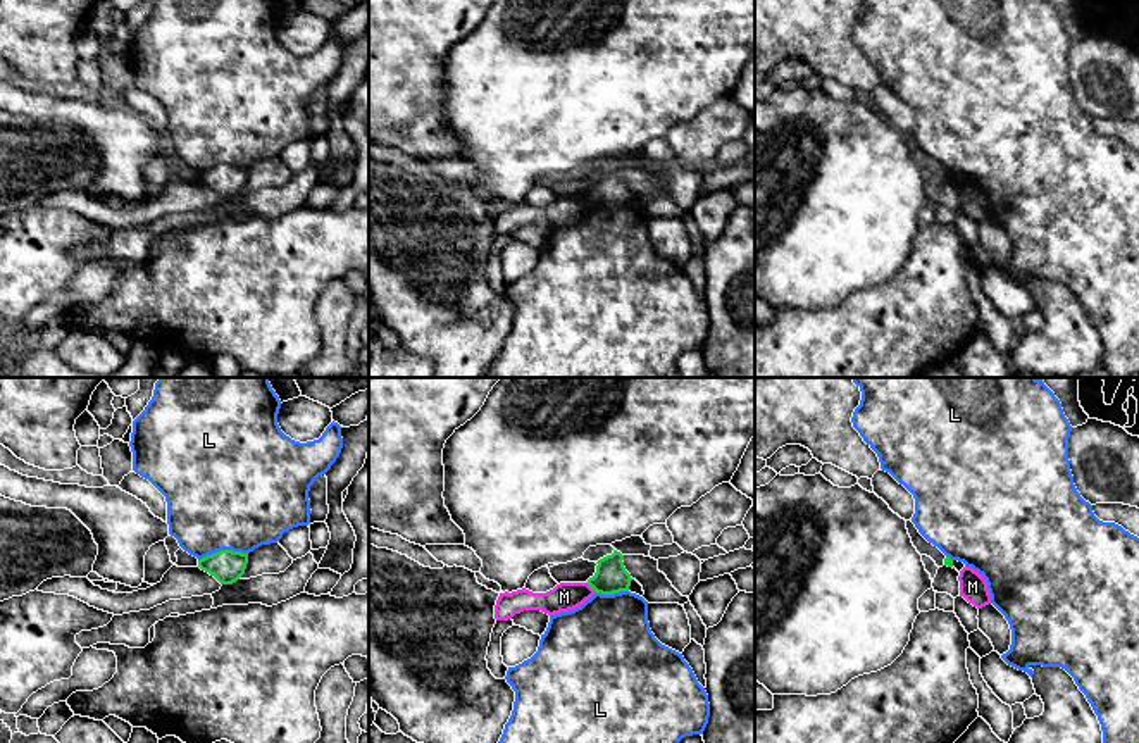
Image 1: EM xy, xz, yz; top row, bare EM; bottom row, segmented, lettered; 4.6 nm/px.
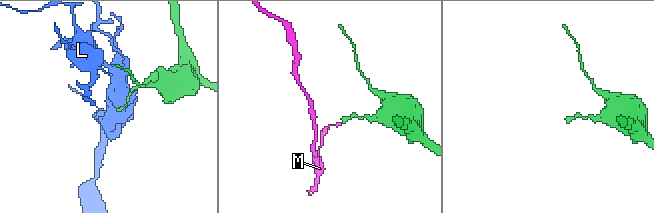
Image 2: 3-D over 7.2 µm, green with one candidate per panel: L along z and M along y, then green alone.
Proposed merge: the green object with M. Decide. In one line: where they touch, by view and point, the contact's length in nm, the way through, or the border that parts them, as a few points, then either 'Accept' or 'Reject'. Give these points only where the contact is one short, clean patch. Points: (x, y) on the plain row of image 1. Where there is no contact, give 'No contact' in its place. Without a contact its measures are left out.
Touches green at xz (591, 200). Shared border 60 nm. Boundary: xz (586, 197), (595, 206). Reject

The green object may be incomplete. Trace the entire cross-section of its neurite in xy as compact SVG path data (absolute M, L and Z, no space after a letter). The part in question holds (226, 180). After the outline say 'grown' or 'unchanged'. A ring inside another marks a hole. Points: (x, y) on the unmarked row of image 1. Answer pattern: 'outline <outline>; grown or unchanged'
outline M221 164L198 174L198 181L214 190L221 198L236 197L246 183L248 167Z; unchanged

